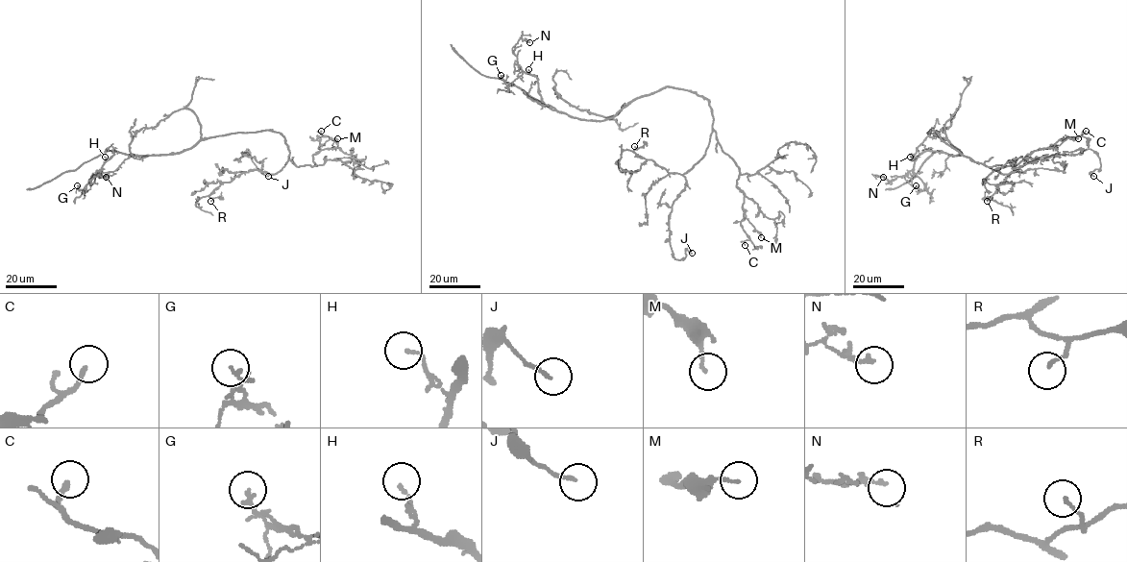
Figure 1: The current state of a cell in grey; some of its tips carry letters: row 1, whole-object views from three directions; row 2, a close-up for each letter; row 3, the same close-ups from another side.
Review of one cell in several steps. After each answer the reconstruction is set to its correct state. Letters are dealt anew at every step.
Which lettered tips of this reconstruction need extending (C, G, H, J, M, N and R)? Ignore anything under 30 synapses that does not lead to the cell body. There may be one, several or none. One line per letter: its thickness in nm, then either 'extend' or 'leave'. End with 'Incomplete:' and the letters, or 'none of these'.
C: 180 nm thick; leave
G: 150 nm thick; leave
H: 130 nm thick; leave
J: 120 nm thick; leave
M: 120 nm thick; leave
N: 160 nm thick; leave
R: 110 nm thick; leave
Incomplete: none of these

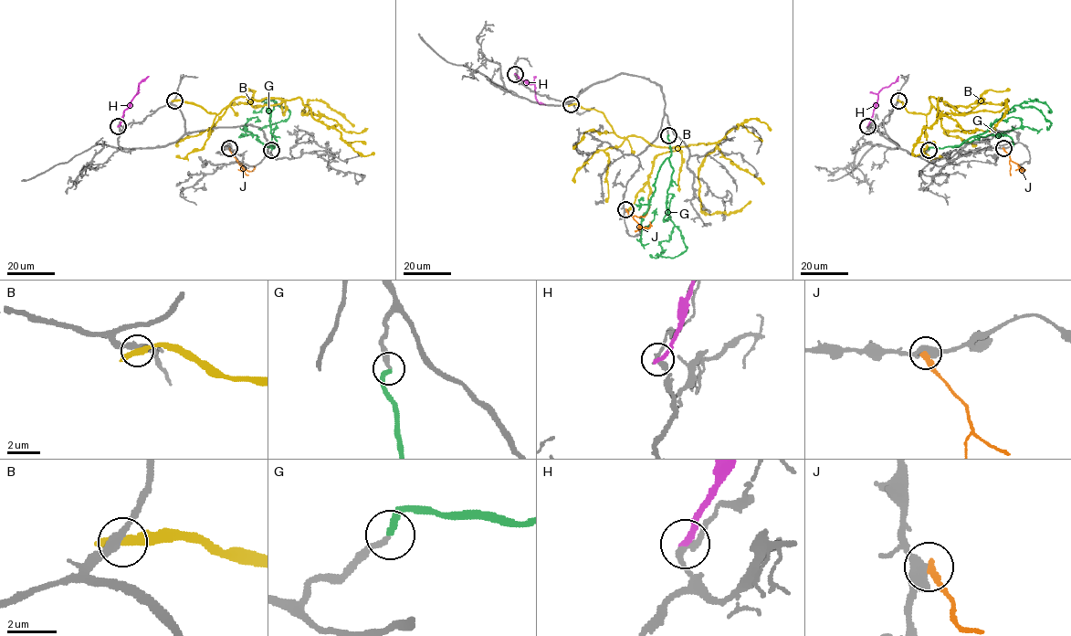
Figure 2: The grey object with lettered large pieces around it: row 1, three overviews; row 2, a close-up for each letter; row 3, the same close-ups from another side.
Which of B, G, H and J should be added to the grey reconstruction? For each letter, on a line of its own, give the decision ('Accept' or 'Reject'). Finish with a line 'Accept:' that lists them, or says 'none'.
B: Reject
G: Accept
H: Reject
J: Reject
Accept: G

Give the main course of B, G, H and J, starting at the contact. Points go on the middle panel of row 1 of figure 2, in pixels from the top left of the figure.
B: (571, 104), (601, 111), (620, 137), (662, 147), (715, 143), (698, 174), (700, 210), (728, 214), (751, 201)
G: (668, 135), (669, 162), (673, 171), (666, 210), (680, 231), (687, 249), (674, 258), (655, 256)
H: (515, 74), (526, 83), (533, 84), (536, 100), (545, 105)
J: (625, 209), (641, 227), (648, 227), (650, 224)

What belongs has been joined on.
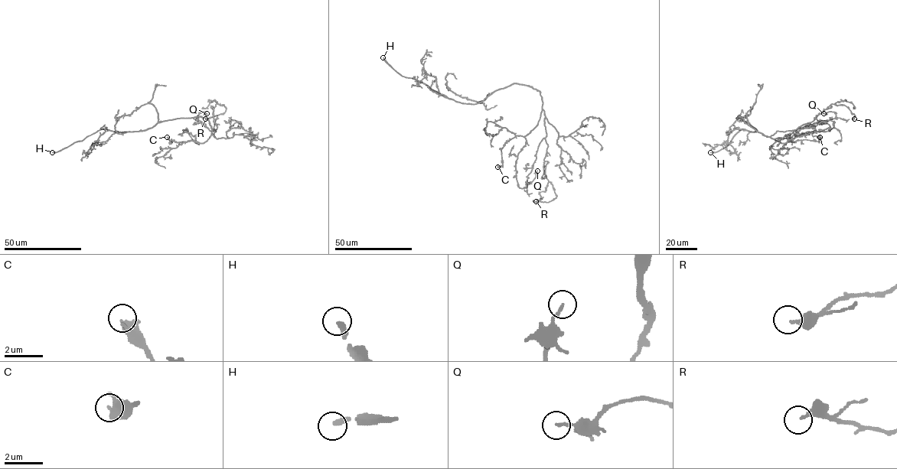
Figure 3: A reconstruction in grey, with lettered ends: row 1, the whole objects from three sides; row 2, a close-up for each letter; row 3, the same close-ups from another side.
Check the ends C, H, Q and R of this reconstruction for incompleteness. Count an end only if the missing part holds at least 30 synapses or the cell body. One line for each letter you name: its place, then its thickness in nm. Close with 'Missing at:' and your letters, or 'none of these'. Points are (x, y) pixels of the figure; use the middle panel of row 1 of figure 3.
H: (383, 57) | 280 nm
Missing at: H

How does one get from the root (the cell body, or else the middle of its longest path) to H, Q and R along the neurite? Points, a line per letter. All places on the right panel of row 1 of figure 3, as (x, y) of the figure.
H: (738, 117), (736, 118), (746, 121), (757, 131), (742, 129), (725, 147), (710, 152)
Q: (738, 117), (770, 137), (777, 131), (794, 131), (828, 121), (836, 115), (832, 112), (823, 113)
R: (738, 117), (770, 137), (777, 131), (795, 130), (811, 122), (833, 104), (845, 105), (855, 115), (854, 118)

